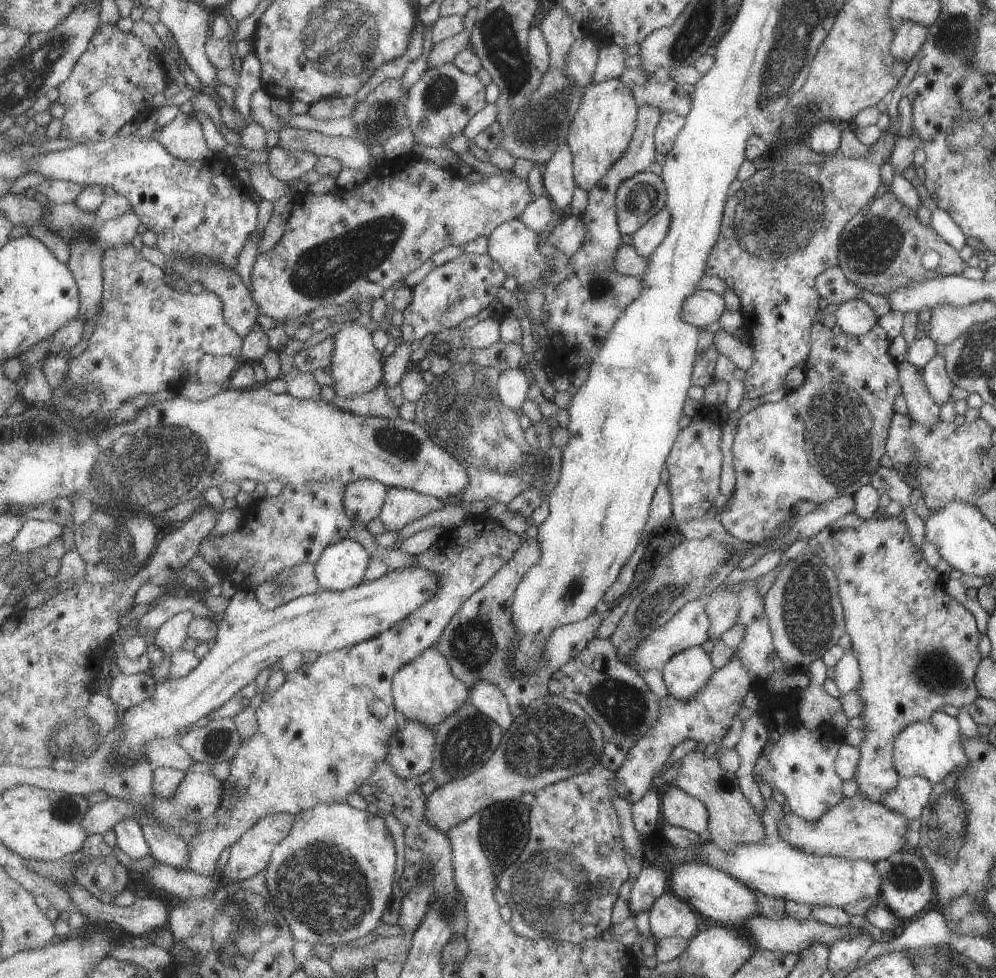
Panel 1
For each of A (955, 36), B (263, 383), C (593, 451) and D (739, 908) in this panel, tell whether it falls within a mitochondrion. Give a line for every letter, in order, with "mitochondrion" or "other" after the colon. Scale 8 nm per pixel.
A: mitochondrion
B: other
C: other
D: other

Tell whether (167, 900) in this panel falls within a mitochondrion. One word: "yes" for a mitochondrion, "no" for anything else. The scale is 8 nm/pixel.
no

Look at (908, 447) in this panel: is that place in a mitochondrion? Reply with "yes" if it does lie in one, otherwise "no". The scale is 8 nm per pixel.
yes

